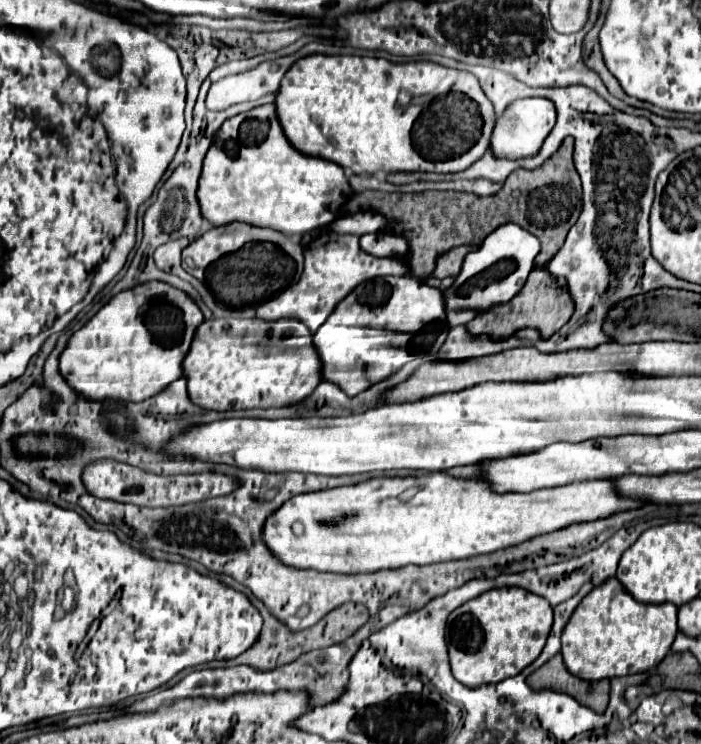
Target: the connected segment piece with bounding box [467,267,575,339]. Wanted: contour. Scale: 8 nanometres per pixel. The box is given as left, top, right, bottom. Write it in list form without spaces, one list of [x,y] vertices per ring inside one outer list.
[[[535,267],[531,271],[531,277],[527,279],[525,289],[519,293],[519,297],[513,297],[509,303],[501,303],[501,305],[493,305],[491,309],[479,313],[469,325],[467,329],[473,335],[479,333],[487,333],[495,339],[505,339],[509,335],[513,335],[517,329],[523,327],[537,327],[541,331],[541,335],[551,337],[555,331],[559,331],[573,315],[575,311],[575,301],[567,289],[567,281],[565,279],[555,279],[549,277],[547,269]]]

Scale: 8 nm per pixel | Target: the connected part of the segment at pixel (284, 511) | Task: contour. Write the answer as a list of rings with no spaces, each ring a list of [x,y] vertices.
[[[429,473],[421,477],[377,477],[351,487],[295,495],[267,517],[261,535],[267,549],[283,565],[331,573],[371,573],[381,569],[399,569],[409,563],[429,565],[485,555],[497,549],[519,545],[531,537],[567,527],[571,523],[603,519],[617,511],[635,507],[641,507],[641,503],[621,499],[615,493],[613,483],[607,479],[537,489],[531,493],[495,495],[483,481],[457,479],[447,473]]]

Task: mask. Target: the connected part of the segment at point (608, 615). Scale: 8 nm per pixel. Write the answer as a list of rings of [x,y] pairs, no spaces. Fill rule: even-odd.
[[[611,577],[583,597],[573,611],[561,635],[561,655],[567,669],[585,681],[643,673],[669,653],[677,631],[675,605],[639,603],[623,589],[617,577]]]

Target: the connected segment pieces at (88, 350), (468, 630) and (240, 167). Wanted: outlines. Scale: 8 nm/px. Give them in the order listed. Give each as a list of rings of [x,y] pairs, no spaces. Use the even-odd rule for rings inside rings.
[[[161,281],[141,283],[117,293],[85,327],[73,333],[59,357],[59,369],[67,377],[67,383],[85,397],[145,401],[181,379],[183,359],[189,353],[199,323],[203,323],[203,313],[187,293]],[[153,297],[167,297],[167,309],[179,317],[181,341],[171,347],[157,343],[145,323]]]
[[[499,587],[481,593],[457,607],[447,619],[447,647],[453,677],[467,687],[479,687],[521,673],[539,657],[551,623],[553,607],[549,601],[527,589]]]
[[[269,103],[239,113],[235,117],[229,117],[221,125],[221,129],[217,131],[211,143],[211,149],[207,151],[197,193],[199,193],[199,205],[203,209],[203,217],[207,217],[211,225],[245,221],[259,227],[277,229],[285,235],[293,235],[293,233],[303,235],[317,227],[325,227],[329,225],[329,221],[335,221],[339,217],[343,203],[347,203],[347,199],[351,197],[351,185],[339,165],[327,159],[305,155],[295,149],[285,137],[283,127],[279,125],[275,103]],[[227,141],[235,141],[237,151],[227,151],[225,149]]]

